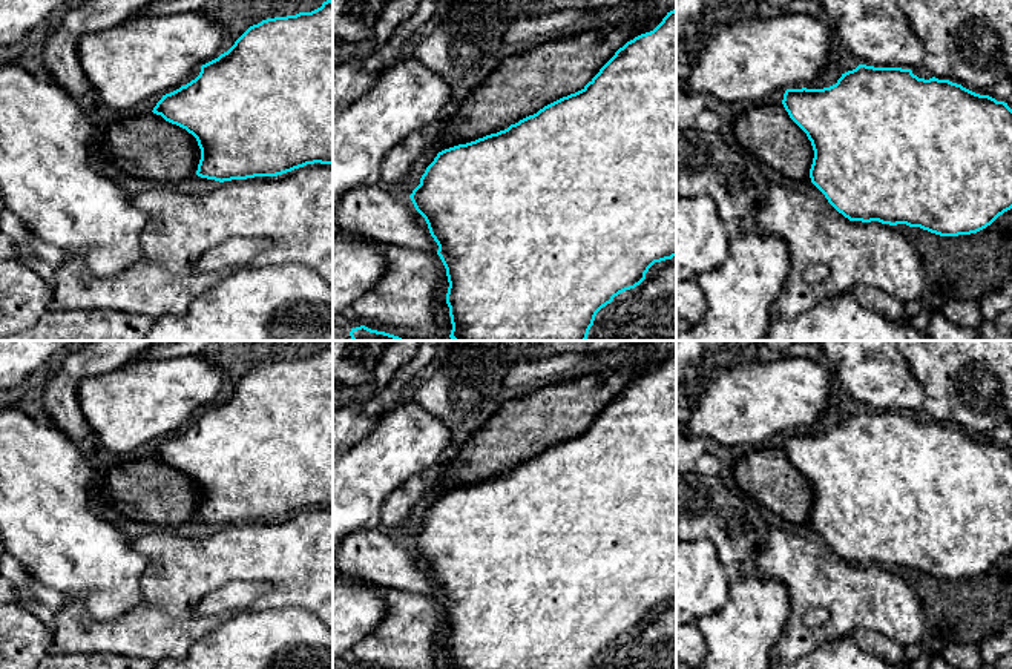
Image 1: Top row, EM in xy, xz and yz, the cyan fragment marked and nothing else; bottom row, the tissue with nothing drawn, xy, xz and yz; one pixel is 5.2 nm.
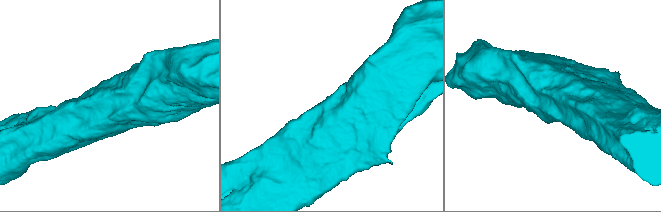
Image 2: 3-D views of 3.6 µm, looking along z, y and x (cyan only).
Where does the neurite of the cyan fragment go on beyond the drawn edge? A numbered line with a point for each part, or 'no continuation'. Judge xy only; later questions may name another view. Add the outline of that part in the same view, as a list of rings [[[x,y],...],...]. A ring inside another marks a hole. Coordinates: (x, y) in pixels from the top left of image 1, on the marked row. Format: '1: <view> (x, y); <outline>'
1: xy (149, 148); [[[153,112],[112,120],[100,152],[129,176],[161,186],[196,175],[201,160],[196,138]]]

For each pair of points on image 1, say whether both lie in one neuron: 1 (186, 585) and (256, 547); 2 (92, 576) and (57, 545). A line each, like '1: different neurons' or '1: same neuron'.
1: same neuron
2: same neuron

